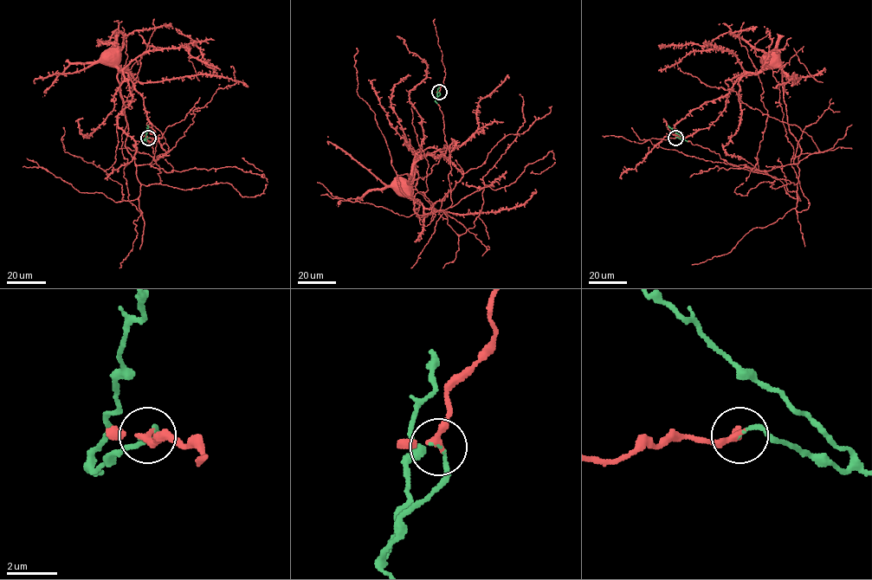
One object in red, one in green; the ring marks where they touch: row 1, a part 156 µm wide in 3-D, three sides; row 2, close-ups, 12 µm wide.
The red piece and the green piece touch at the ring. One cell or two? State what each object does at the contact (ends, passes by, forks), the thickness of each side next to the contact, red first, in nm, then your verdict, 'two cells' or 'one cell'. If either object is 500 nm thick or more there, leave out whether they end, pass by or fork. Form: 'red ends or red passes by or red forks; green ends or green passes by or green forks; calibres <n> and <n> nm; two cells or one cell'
red passes by; green ends; calibres 200 and 120 nm; one cell

